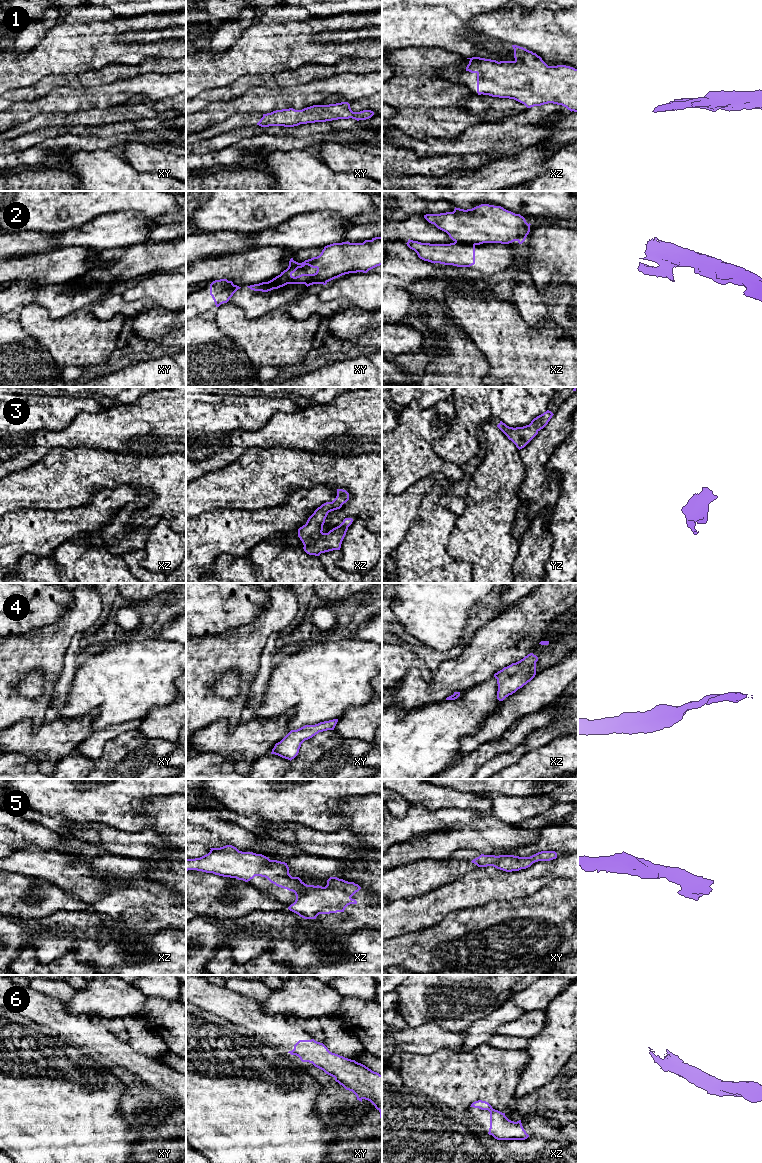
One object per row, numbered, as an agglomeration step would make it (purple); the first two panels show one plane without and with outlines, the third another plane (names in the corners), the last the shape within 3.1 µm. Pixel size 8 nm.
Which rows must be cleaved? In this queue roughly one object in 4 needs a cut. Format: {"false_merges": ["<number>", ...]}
{"false_merges": ["2"]}

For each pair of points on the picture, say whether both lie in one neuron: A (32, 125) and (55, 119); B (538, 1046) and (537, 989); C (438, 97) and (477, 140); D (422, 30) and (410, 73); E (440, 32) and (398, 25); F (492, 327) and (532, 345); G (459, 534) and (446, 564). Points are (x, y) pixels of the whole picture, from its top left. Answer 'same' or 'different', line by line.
A: same
B: different
C: different
D: different
E: same
F: same
G: different

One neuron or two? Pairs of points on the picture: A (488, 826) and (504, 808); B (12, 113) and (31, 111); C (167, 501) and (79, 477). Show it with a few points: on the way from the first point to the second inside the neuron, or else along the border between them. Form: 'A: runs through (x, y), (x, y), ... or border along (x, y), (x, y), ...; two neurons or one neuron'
A: border along (491, 814), (518, 826); two neurons
B: runs through (17, 113), (26, 111); one neuron
C: runs through (147, 479), (143, 475), (101, 475); one neuron

